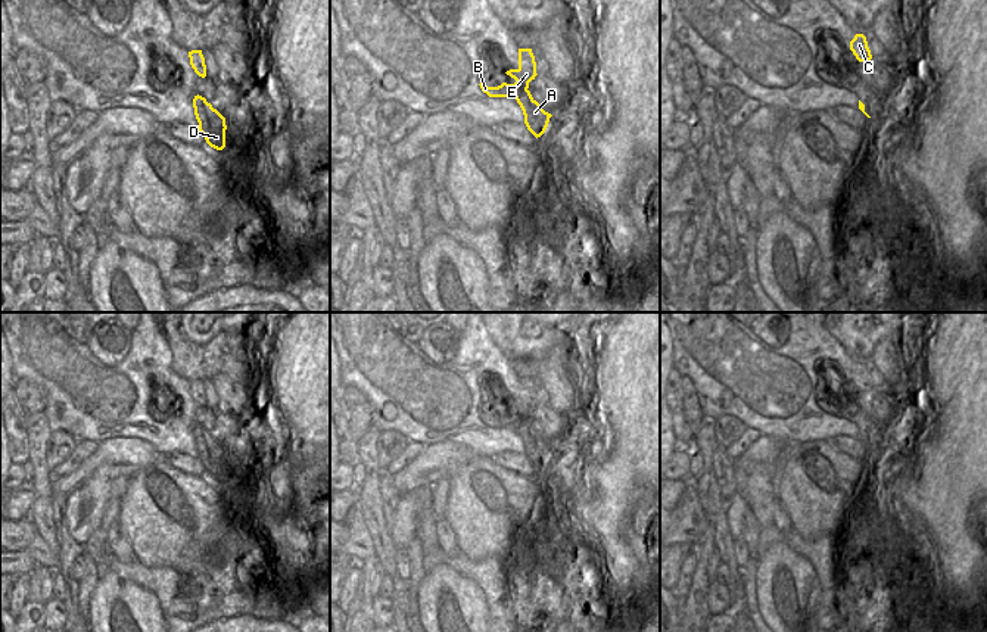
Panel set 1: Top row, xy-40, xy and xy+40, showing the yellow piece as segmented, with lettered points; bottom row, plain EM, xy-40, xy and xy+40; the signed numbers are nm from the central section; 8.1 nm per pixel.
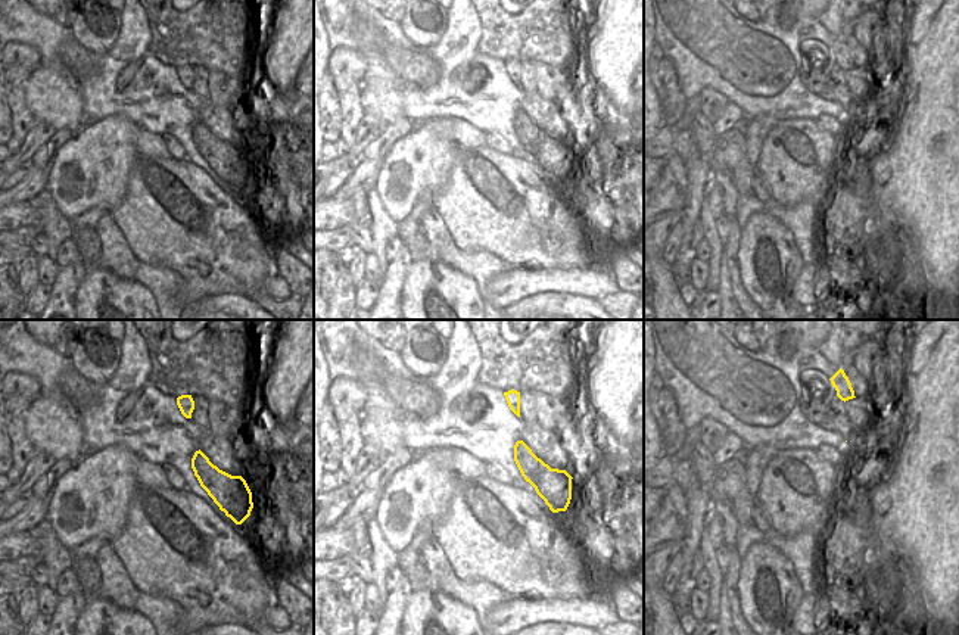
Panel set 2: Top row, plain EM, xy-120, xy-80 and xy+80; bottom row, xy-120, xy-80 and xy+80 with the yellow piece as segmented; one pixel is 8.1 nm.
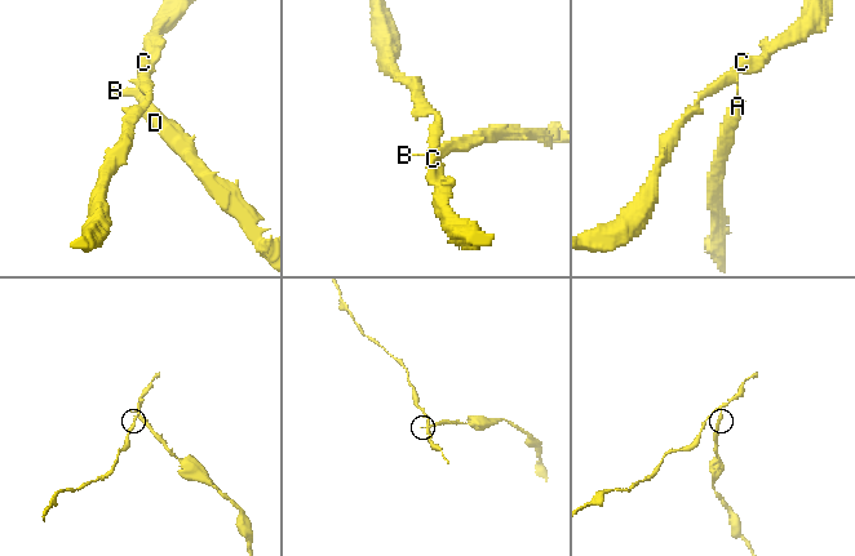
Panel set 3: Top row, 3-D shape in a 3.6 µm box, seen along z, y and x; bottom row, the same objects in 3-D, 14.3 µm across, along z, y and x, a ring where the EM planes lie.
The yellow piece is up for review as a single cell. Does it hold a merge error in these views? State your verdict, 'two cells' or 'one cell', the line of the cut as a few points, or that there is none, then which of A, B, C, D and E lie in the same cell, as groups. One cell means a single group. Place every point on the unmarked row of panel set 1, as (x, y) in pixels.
two cells; cut in xy along (526, 419), (516, 427); A D / B C E

